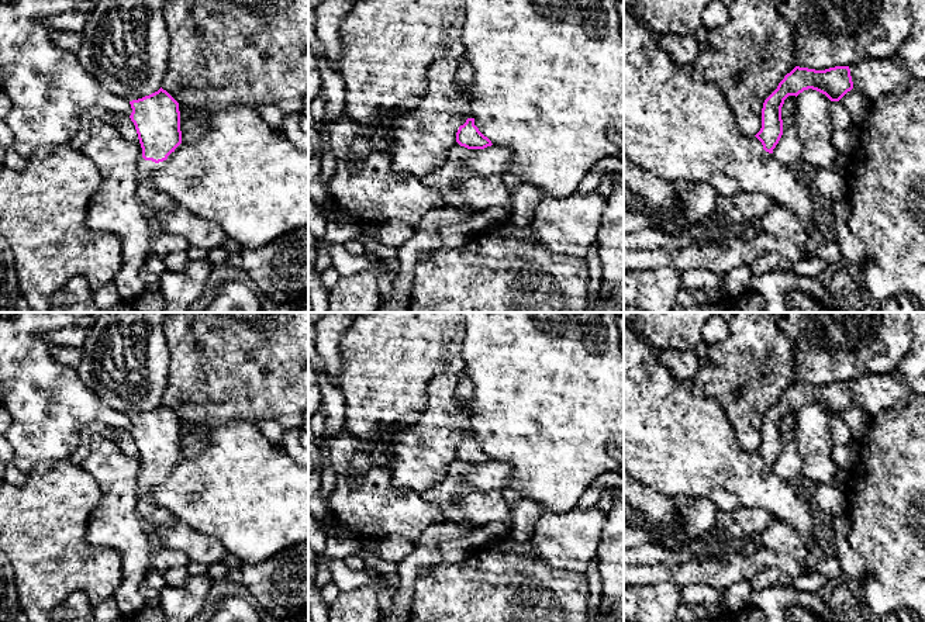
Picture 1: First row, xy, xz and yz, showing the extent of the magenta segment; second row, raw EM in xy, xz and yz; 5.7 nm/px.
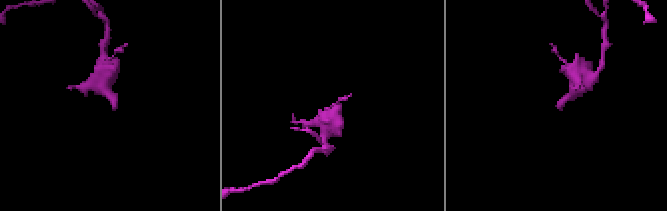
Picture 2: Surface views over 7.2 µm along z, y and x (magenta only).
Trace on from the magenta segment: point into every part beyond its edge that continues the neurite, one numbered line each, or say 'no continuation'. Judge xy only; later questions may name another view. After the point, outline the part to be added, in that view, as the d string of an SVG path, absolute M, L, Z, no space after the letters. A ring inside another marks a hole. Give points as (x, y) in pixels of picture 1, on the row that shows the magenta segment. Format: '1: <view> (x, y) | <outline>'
1: xy (145, 168) | M141 148L139 158L137 160L137 169L138 169L139 176L142 179L148 179L155 170L165 167L168 165L168 162L170 160L172 155L173 155L173 152L168 156L166 160L155 163L152 160L145 160L142 158L142 148Z

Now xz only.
1: xz (462, 107) | M459 89L453 104L453 113L456 113L460 117L460 125L463 125L467 118L473 118L470 113L469 99L465 94L462 94Z

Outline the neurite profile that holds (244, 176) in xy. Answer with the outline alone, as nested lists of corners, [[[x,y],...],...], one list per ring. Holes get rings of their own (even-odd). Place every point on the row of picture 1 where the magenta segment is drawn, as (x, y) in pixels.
[[[232,106],[210,113],[210,125],[194,142],[180,144],[168,165],[148,182],[166,193],[176,205],[220,225],[227,238],[244,249],[256,249],[294,229],[308,229],[308,151],[296,148],[249,106]]]

